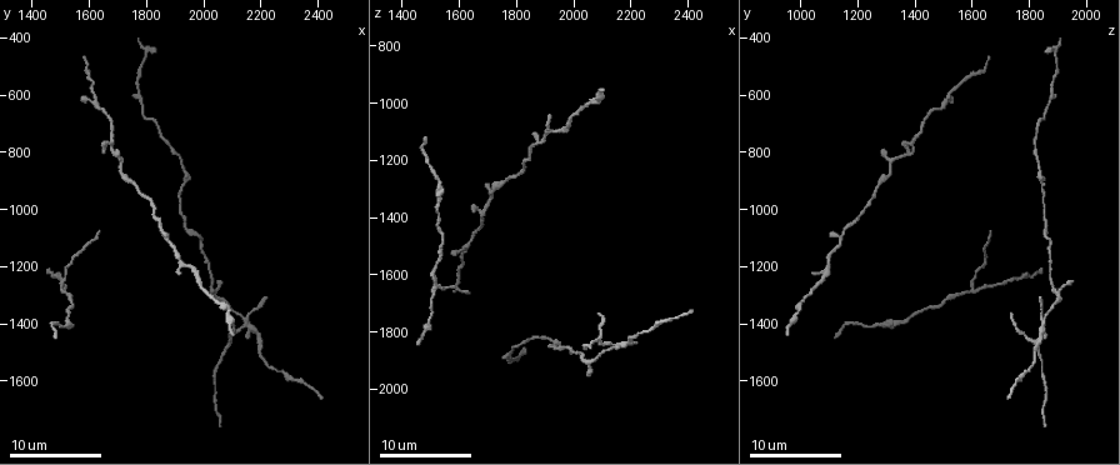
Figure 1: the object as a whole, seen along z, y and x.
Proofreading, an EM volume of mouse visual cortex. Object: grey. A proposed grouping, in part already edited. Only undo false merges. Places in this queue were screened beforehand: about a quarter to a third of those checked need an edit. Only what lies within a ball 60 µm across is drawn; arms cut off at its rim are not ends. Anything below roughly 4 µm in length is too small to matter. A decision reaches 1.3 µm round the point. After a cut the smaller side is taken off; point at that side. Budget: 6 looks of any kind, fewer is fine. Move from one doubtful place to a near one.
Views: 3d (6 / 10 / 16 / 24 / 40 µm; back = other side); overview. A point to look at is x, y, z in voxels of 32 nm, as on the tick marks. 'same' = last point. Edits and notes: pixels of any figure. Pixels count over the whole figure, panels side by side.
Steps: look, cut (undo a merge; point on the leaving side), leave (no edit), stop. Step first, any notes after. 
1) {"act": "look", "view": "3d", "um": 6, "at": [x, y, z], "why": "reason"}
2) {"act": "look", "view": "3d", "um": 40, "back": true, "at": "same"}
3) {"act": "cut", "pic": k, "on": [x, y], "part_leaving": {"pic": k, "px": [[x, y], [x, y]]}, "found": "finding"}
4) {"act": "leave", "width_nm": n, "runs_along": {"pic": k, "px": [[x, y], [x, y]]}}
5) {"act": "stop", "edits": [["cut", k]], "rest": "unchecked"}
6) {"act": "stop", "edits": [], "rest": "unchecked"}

{"act": "look", "view": "3d", "um": 16, "at": [1940, 1200, 1090], "why": "side arm on a straight run"}

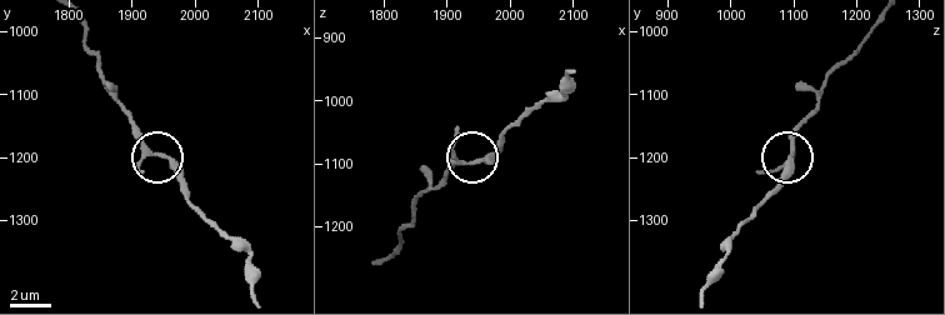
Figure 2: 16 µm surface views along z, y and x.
{"act": "leave", "arms": 3, "runs_along": {"pic": 2, "px": [[81, 24], [86, 49], [114, 99], [140, 139], [189, 188]]}, "found": "all the same cell"}

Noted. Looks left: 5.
{"act": "look", "view": "3d", "um": 6, "at": [1720, 870, 1310], "why": "calibre changes"}

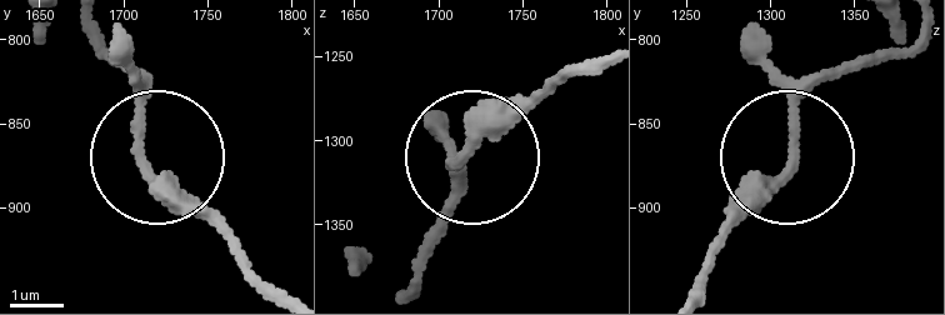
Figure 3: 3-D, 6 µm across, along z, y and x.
{"act": "leave", "found": "one cell here"}

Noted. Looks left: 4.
{"act": "look", "view": "3d", "um": 10, "at": [1620, 590, 1530], "why": "three-way junction"}

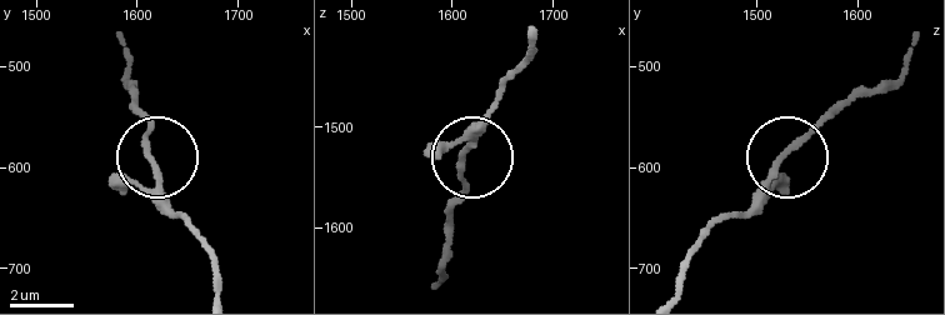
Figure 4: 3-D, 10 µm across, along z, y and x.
{"act": "leave", "arms": 3, "found": "one cell here"}

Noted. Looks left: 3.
{"act": "stop", "edits": [], "rest": "unchecked"}

